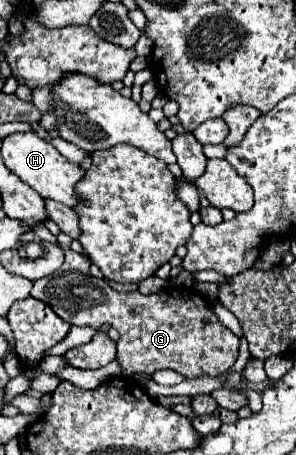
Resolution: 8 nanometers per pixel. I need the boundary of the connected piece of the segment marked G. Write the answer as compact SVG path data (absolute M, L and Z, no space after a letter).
M64 232L58 236L64 248L66 260L54 274L34 282L30 296L46 302L62 320L74 326L102 326L110 324L120 332L118 354L124 376L138 372L152 374L160 368L170 368L182 372L184 378L218 376L226 372L238 358L240 340L226 326L220 324L206 298L196 290L178 288L178 296L170 292L140 294L136 292L116 292L108 286L104 278L94 278L90 274L90 260L84 254L72 252L68 244L72 238Z

